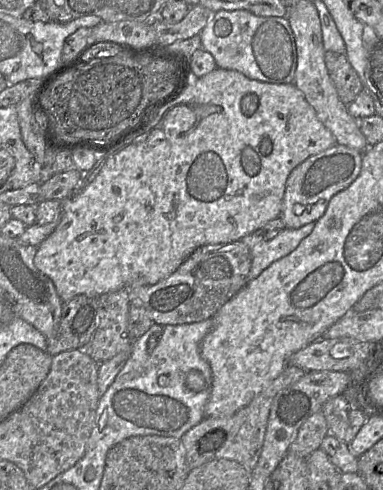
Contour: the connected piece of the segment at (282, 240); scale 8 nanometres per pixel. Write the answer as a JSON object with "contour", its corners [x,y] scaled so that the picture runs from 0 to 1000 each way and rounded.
{"contour":[[[804,455],[778,467],[744,465],[708,490],[666,500],[653,510],[658,535],[645,573],[671,567],[713,535],[768,512],[817,471],[822,455]]]}

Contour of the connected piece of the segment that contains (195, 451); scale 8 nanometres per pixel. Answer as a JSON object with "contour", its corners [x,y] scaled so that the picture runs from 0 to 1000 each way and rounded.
{"contour":[[[749,745],[736,761],[668,806],[648,827],[608,847],[535,851],[520,865],[493,876],[470,894],[493,957],[514,955],[540,943],[577,935],[611,939],[648,961],[663,957],[684,920],[715,810],[739,794],[775,780],[796,761],[799,757],[783,749]]]}

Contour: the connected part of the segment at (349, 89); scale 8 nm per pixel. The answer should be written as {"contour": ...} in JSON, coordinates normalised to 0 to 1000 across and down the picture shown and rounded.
{"contour":[[[851,104],[849,131],[896,210],[909,214],[948,182],[945,167],[901,110]]]}

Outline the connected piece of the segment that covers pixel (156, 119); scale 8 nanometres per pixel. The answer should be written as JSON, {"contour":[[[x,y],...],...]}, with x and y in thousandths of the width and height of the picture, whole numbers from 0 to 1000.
{"contour":[[[564,137],[522,159],[491,157],[457,204],[397,233],[386,251],[352,276],[295,306],[256,314],[245,343],[222,353],[206,384],[162,412],[157,453],[97,504],[89,541],[144,582],[162,616],[201,602],[258,606],[350,584],[402,582],[436,567],[520,504],[627,492],[697,453],[731,443],[747,369],[757,351],[804,320],[877,294],[867,269],[830,243],[820,220],[768,169],[697,169],[653,161],[616,143]]]}

